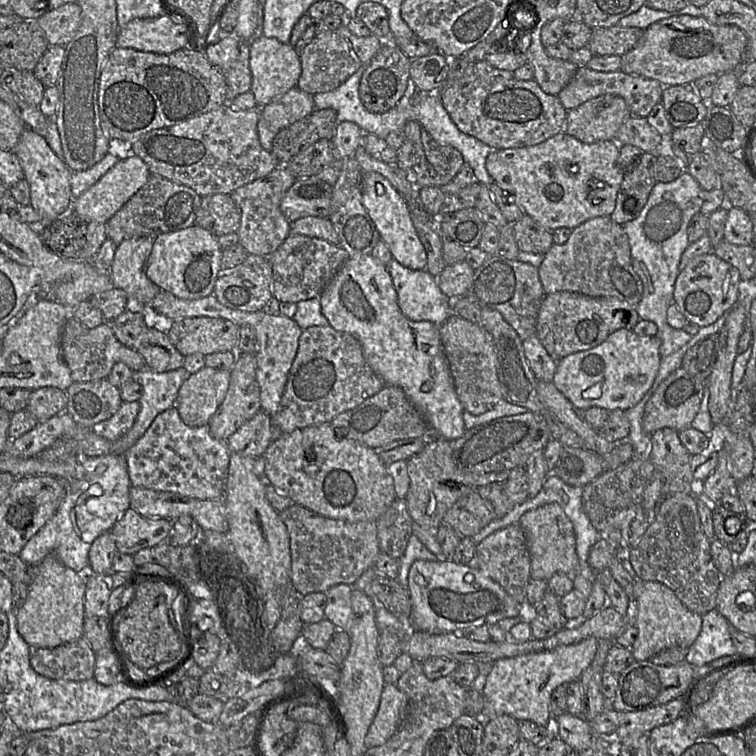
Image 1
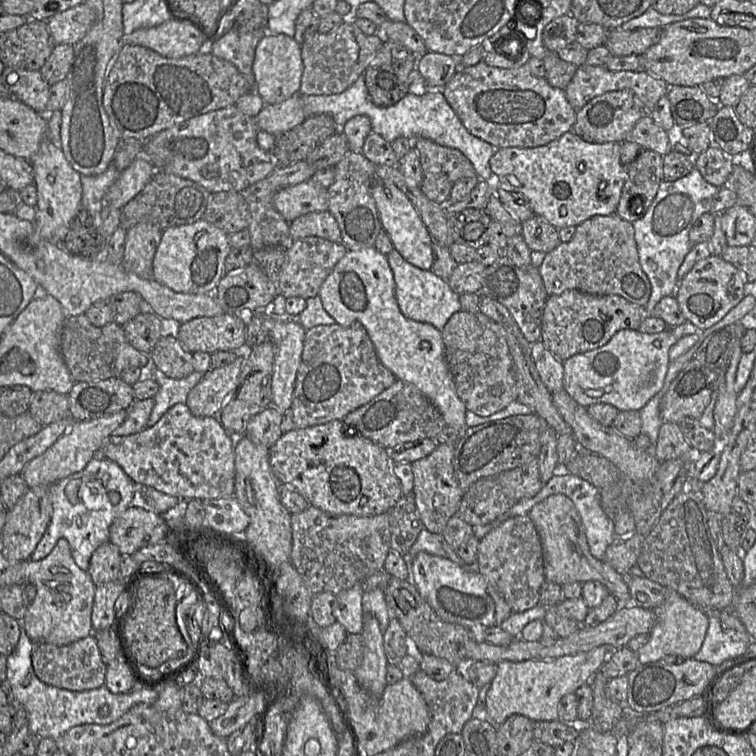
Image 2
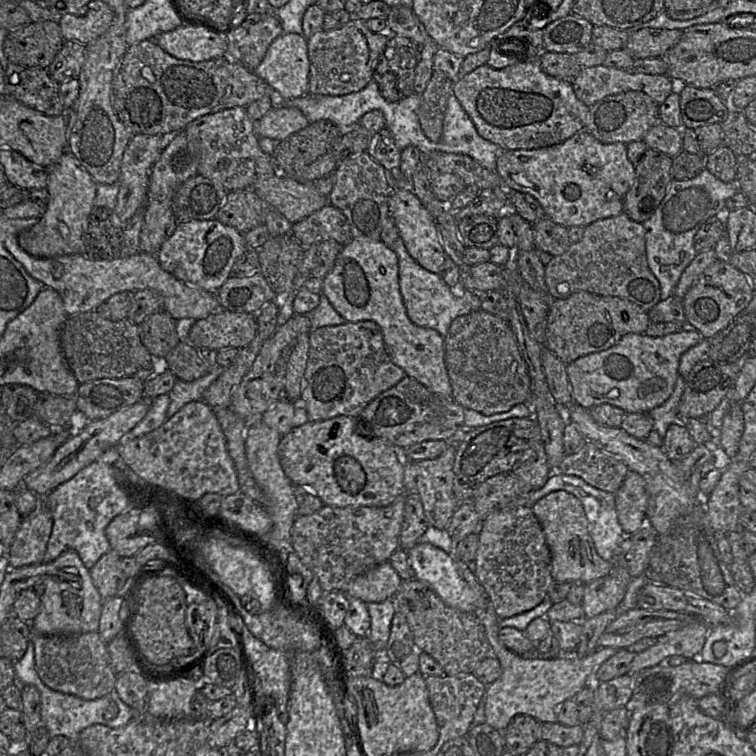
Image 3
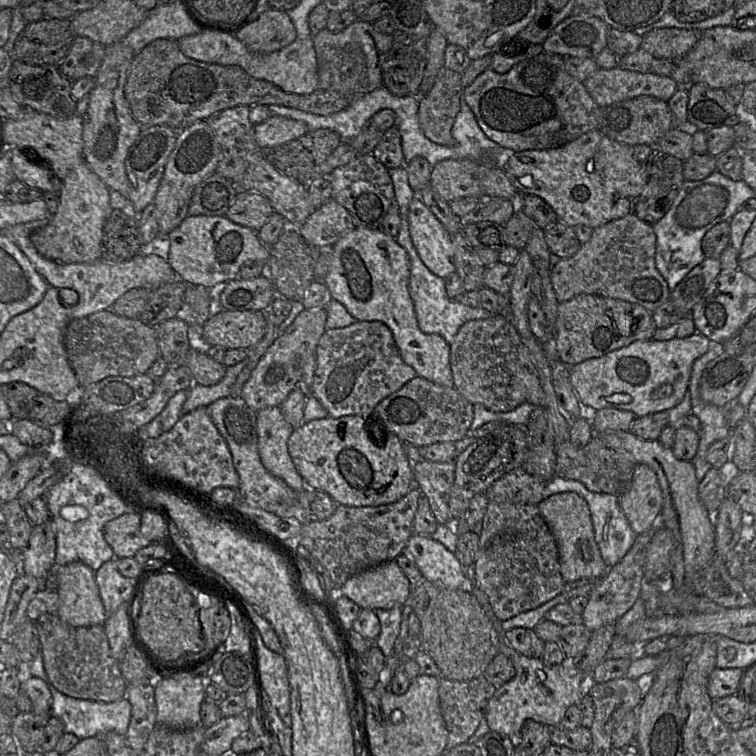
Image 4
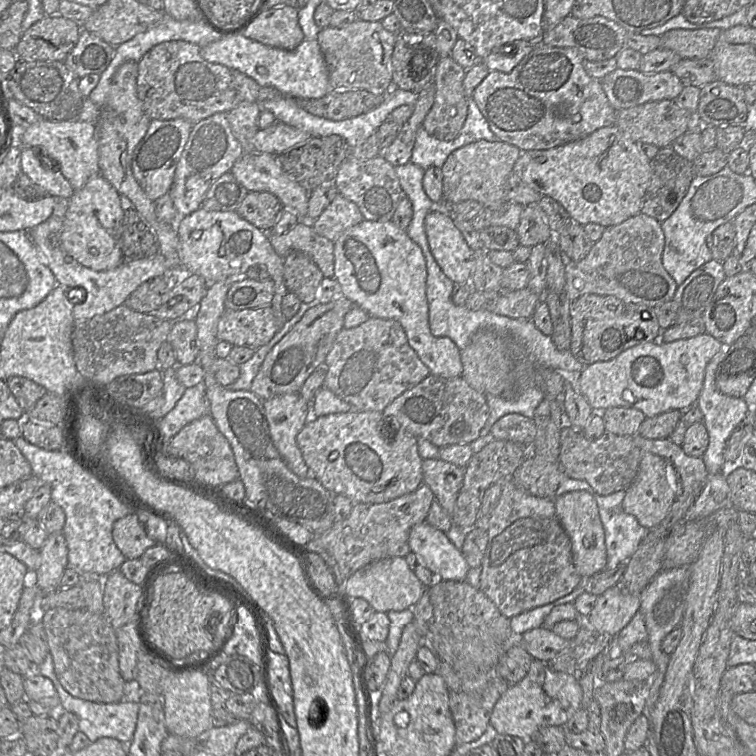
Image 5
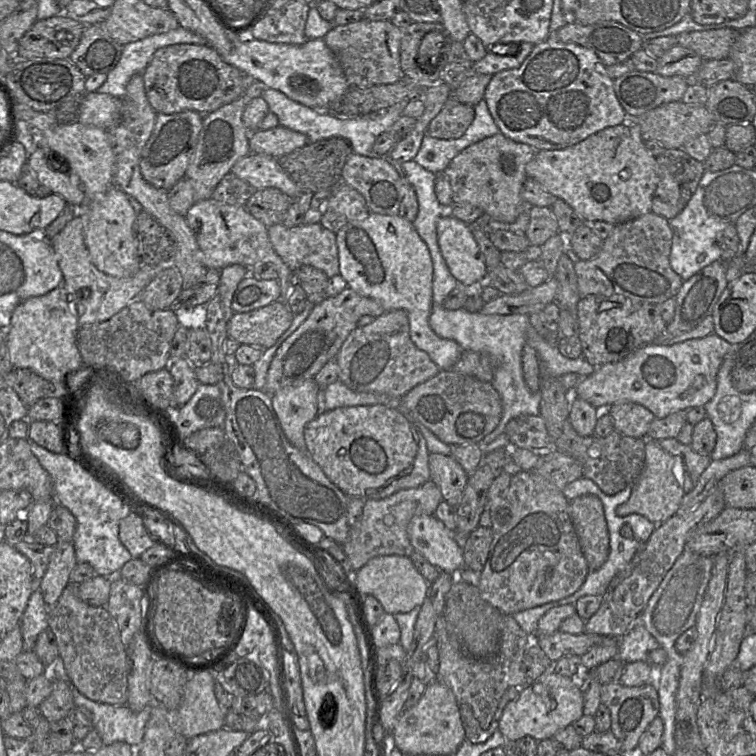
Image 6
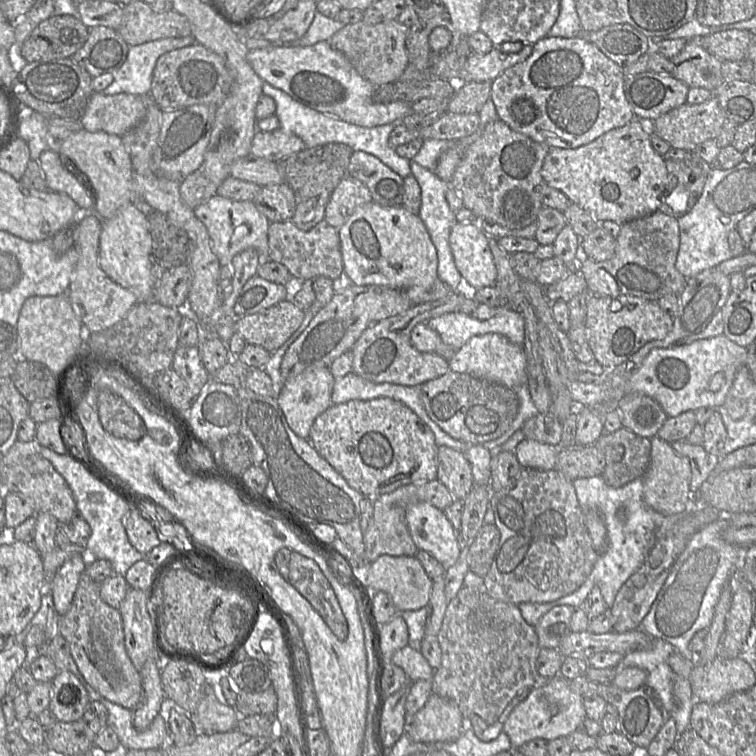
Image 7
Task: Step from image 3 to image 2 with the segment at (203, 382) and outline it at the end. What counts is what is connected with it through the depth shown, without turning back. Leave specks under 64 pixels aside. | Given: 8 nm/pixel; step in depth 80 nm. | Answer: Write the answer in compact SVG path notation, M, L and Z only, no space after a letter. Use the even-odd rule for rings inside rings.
M154 369L152 377L159 384L159 391L153 397L155 403L147 423L147 428L154 426L174 405L185 403L189 392L202 379L205 373L194 371L187 377L173 379L165 374L159 374Z

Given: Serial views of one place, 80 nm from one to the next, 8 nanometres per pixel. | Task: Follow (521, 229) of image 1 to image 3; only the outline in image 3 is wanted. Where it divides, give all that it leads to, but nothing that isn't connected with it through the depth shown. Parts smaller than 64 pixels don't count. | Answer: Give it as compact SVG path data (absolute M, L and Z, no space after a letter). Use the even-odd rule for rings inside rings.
M547 217L531 224L537 250L550 253L553 256L560 255L572 244L568 234L569 227L557 224Z

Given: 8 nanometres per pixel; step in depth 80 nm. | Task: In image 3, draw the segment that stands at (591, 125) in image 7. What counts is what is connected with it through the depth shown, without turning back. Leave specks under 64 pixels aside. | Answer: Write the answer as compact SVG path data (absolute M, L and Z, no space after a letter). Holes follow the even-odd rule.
M538 59L520 61L502 69L482 65L472 72L458 76L453 94L475 125L478 134L497 144L501 150L536 149L559 144L585 130L589 107L575 95L572 82L546 74Z

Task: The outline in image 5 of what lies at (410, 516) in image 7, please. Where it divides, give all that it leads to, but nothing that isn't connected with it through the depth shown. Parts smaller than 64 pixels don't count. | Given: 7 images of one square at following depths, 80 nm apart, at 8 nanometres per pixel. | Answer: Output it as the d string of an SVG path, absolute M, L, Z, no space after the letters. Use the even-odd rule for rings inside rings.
M423 521L411 528L408 544L437 580L465 581L469 566L443 531Z

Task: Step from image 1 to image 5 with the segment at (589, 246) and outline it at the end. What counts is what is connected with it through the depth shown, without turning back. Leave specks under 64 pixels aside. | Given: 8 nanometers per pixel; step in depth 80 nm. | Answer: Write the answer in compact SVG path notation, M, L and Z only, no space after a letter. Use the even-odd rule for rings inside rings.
M639 213L605 228L586 257L565 266L565 295L574 301L585 294L611 295L626 302L659 306L673 300L678 284L665 270L662 254L665 237L661 222Z

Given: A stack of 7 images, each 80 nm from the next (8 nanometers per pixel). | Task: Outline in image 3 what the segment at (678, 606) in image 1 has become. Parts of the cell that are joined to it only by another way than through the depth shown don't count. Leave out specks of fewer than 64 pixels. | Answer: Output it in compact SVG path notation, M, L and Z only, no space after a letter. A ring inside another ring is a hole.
M697 618L678 630L659 636L655 645L635 654L628 675L658 665L672 656L683 656L692 660L702 651L708 631L708 624Z

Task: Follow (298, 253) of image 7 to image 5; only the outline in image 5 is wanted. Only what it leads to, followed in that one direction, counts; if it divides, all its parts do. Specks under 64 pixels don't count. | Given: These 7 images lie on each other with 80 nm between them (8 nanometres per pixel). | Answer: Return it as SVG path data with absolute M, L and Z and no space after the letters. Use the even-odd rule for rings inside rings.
M301 220L284 234L268 234L271 245L281 257L294 250L306 252L325 278L334 277L334 241L317 234L309 220Z

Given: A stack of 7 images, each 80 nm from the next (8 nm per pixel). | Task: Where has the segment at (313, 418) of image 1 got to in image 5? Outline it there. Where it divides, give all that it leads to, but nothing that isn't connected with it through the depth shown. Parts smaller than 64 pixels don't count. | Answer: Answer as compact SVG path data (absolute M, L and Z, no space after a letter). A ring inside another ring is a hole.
M371 317L354 328L343 328L338 333L323 364L327 368L323 387L347 402L354 411L383 411L396 397L413 388L431 374L429 368L409 345L402 325L393 319L377 317Z

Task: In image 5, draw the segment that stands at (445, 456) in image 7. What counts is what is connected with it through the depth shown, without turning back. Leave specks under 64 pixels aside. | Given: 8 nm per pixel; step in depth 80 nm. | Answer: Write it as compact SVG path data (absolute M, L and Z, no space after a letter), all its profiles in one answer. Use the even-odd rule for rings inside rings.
M440 458L422 461L423 483L433 492L435 500L452 517L462 488L465 468Z

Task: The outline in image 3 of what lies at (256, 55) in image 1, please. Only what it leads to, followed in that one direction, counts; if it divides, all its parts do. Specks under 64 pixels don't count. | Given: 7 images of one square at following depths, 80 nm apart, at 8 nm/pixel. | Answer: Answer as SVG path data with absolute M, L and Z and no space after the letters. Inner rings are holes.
M283 33L270 44L253 72L284 99L294 99L309 93L309 71L307 38Z

